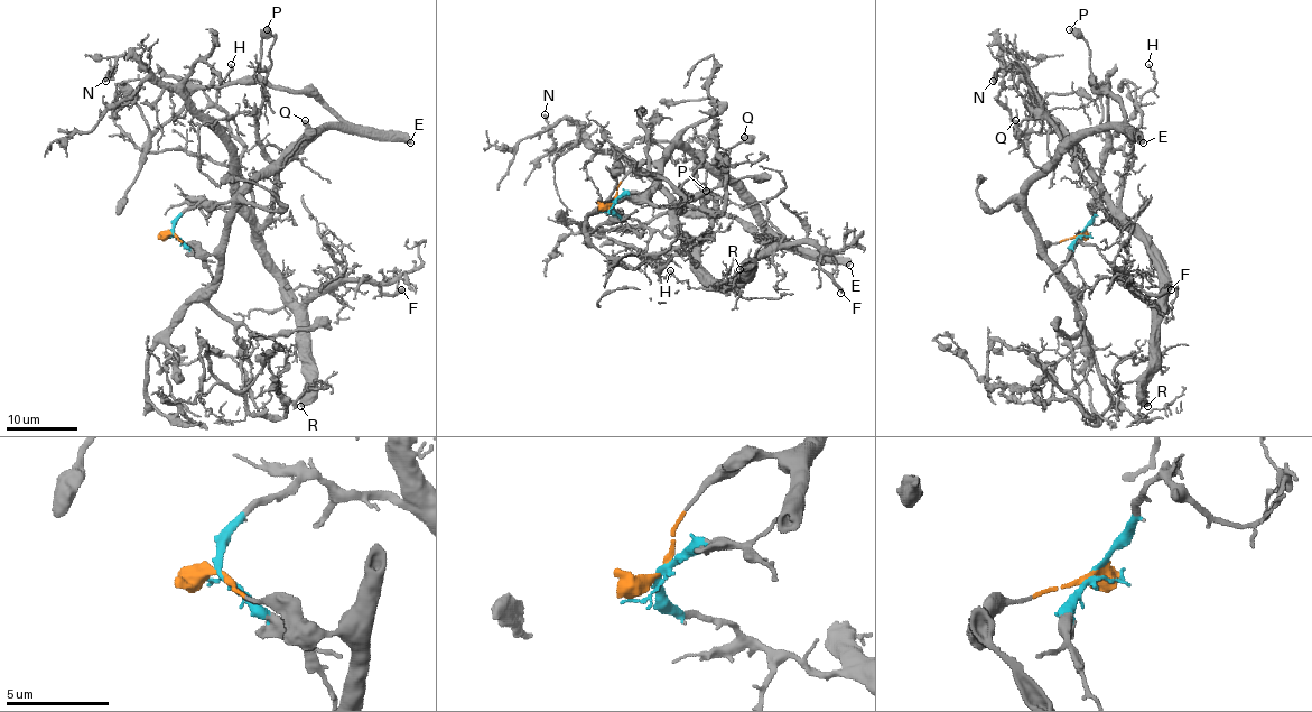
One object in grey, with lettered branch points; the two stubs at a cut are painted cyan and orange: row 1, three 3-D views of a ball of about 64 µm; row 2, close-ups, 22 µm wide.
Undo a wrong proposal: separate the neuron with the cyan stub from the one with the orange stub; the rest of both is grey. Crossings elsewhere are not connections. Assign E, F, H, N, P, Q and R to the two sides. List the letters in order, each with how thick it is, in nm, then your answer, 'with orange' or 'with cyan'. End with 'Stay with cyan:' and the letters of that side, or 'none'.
E: 550 nm thick; with orange
F: 360 nm thick; with cyan
H: 140 nm thick; with cyan
N: 120 nm thick; with cyan
P: 650 nm thick; with orange
Q: 500 nm thick; with orange
R: 480 nm thick; with cyan
Stay with cyan: F, H, N, R

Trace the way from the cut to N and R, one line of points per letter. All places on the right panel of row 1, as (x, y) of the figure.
N: (1081, 233), (1103, 201), (1115, 206), (1106, 188), (1035, 100), (1016, 65), (1026, 56), (1020, 70), (993, 81)
R: (1081, 233), (1105, 201), (1146, 247), (1159, 277), (1154, 371), (1145, 384), (1146, 406)

